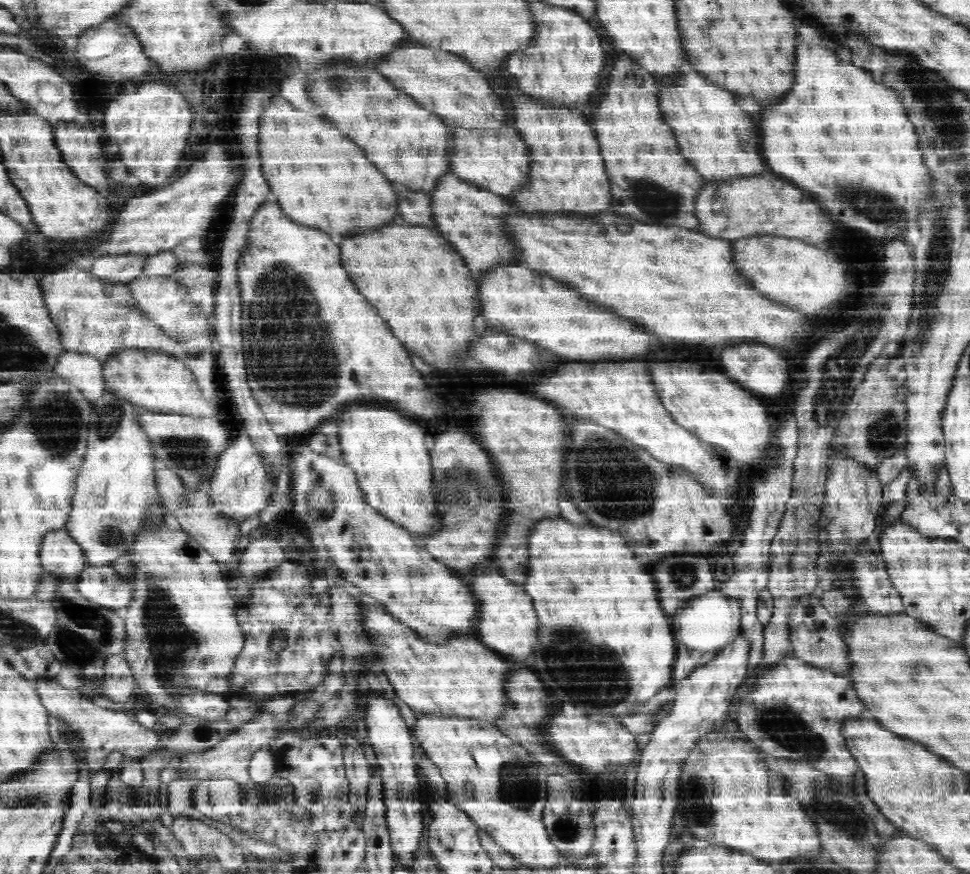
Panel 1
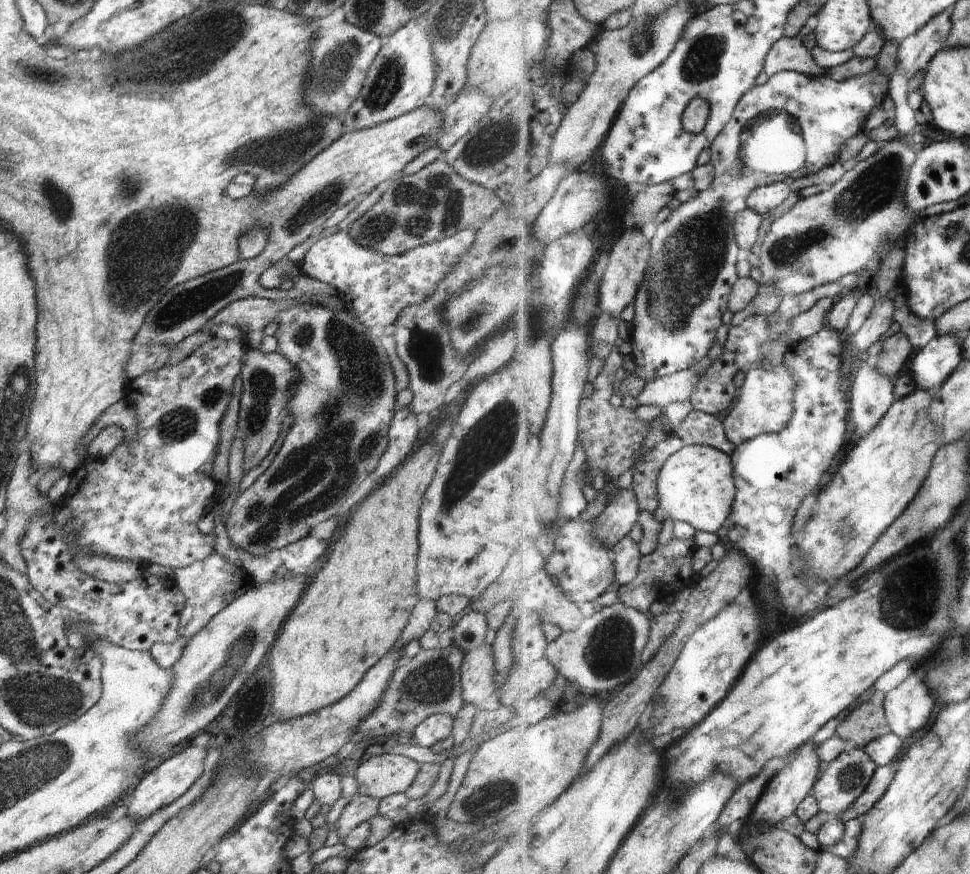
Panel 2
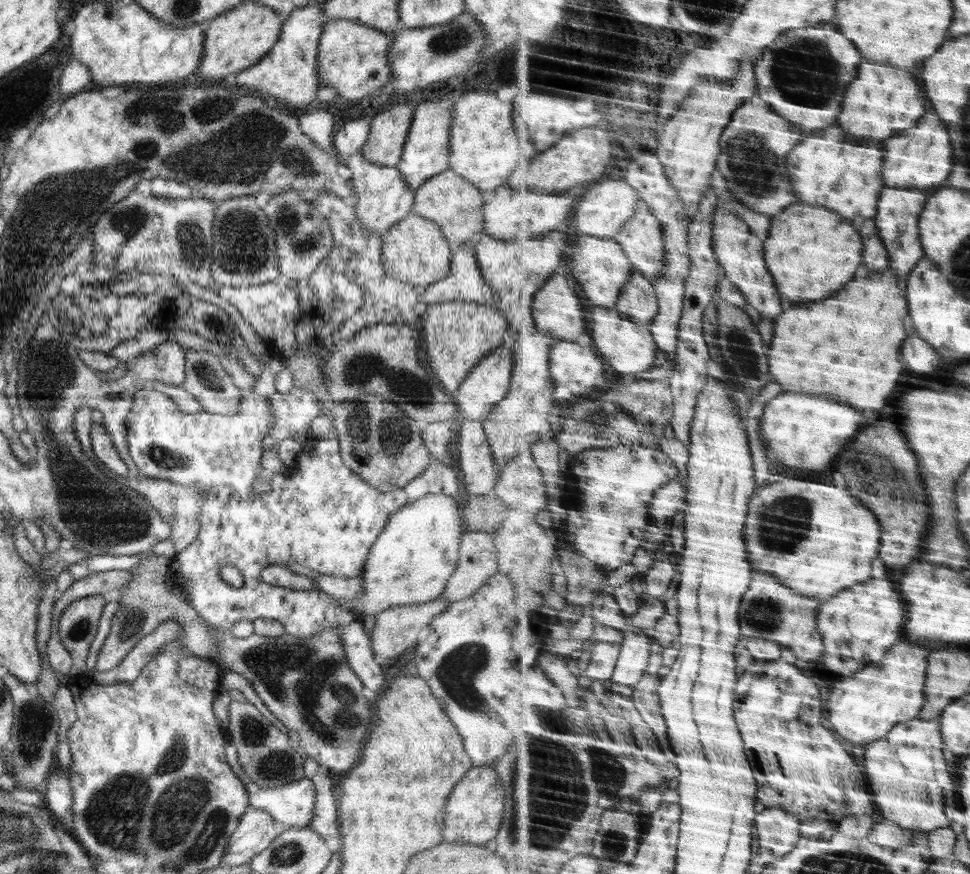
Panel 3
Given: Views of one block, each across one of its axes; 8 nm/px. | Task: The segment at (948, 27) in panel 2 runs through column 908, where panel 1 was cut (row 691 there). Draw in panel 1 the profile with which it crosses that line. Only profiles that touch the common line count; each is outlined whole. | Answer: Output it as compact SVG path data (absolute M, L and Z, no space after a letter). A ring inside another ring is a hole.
M40 678L36 690L38 690L42 702L48 708L50 714L64 716L62 720L68 722L70 730L78 736L78 741L87 748L90 768L99 772L98 776L91 782L92 796L90 803L94 808L102 808L105 804L108 781L106 780L106 774L100 772L100 768L104 765L104 759L110 752L120 750L130 758L142 758L142 756L148 756L150 752L162 752L162 748L164 748L160 734L146 728L146 726L142 726L142 724L138 724L138 720L130 712L100 708L100 706L92 703L90 699L82 698L80 693L66 690L66 688L62 688L54 682L44 681Z

